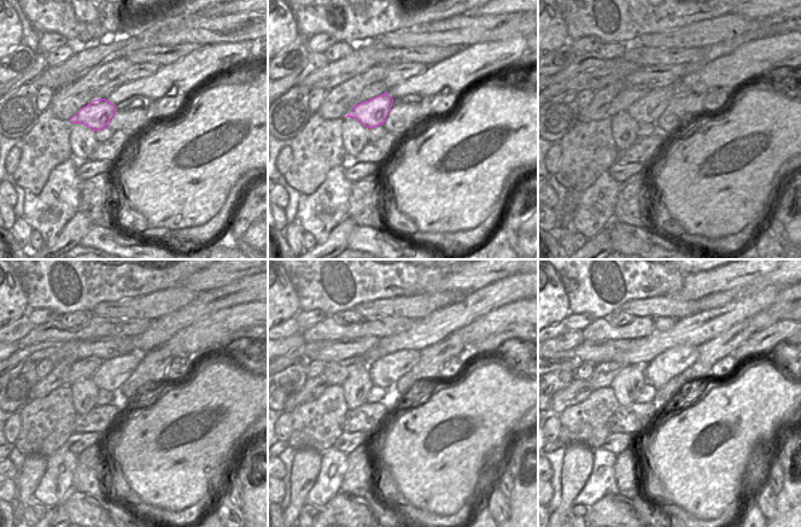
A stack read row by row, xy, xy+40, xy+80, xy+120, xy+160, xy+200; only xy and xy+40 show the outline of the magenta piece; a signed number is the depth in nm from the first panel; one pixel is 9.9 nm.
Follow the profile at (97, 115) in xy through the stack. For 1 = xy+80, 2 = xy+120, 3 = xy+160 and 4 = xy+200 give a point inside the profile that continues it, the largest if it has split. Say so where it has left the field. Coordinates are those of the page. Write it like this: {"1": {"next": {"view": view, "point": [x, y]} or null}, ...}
{"1": {"next": {"view": "xy+80", "point": [649, 109]}}, "2": {"next": {"view": "xy+120", "point": [113, 373]}}, "3": {"next": {"view": "xy+160", "point": [385, 372]}}, "4": {"next": {"view": "xy+200", "point": [661, 369]}}}

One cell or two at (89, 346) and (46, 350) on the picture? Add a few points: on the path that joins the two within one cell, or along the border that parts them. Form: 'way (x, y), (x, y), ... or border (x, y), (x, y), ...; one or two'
border (66, 343), (63, 347), (63, 358); two

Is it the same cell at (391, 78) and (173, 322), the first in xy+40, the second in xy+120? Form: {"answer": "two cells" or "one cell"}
{"answer": "two cells"}

